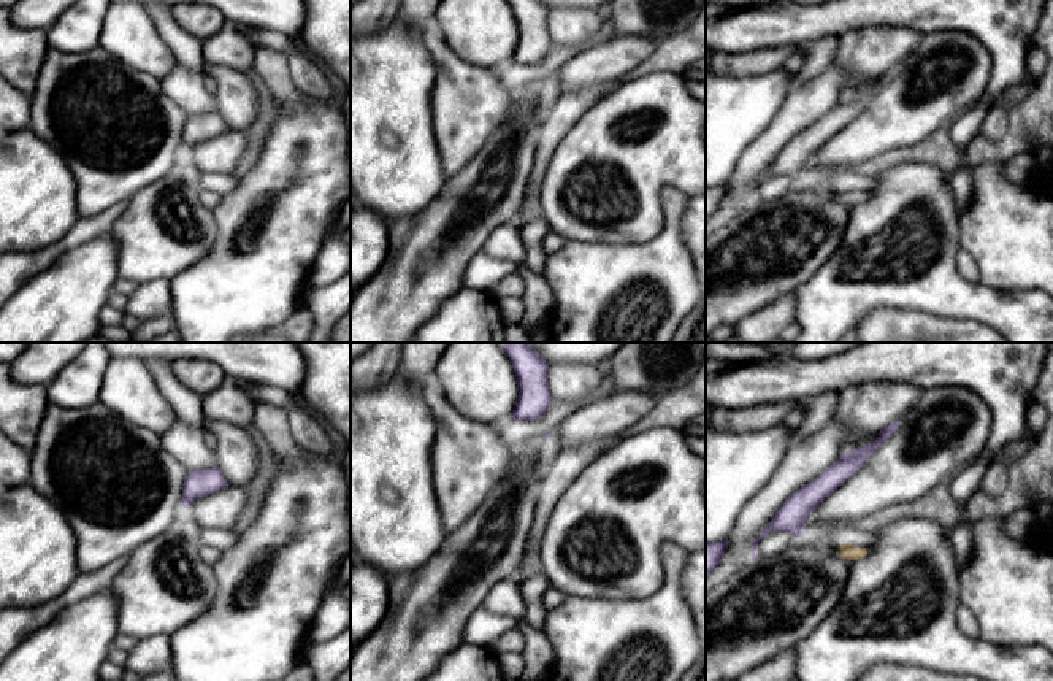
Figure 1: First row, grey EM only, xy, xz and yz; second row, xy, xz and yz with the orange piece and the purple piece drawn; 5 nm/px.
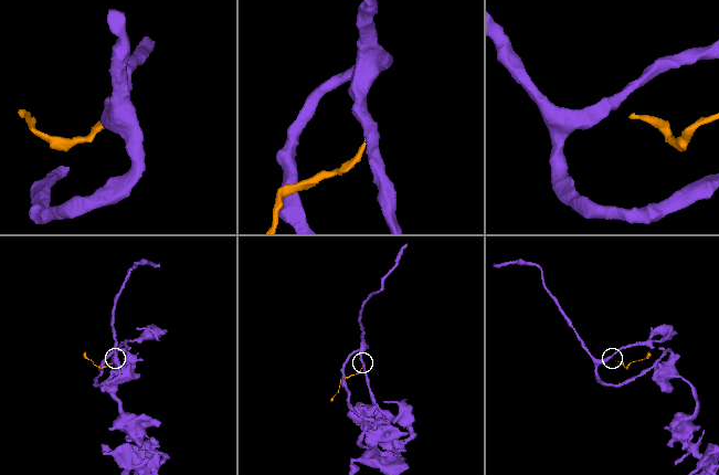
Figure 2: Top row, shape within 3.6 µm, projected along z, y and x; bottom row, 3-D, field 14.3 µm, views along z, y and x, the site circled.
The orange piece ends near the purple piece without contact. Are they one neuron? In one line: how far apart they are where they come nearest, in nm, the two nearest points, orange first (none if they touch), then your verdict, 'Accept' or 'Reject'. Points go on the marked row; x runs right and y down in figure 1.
Distance 200 nm. Across: yz (841, 546), (803, 530). Reject

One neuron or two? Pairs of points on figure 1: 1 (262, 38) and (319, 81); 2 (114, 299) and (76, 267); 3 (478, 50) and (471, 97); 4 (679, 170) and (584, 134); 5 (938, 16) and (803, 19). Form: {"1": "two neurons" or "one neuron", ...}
{"1": "one neuron", "2": "two neurons", "3": "two neurons", "4": "one neuron", "5": "one neuron"}

